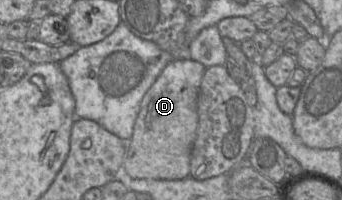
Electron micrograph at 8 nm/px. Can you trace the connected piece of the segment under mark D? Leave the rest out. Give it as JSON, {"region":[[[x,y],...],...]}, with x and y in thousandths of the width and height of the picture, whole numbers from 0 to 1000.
{"region":[[[512,290],[503,295],[474,350],[468,375],[459,385],[450,420],[439,435],[439,445],[424,470],[412,530],[409,555],[401,580],[389,680],[380,705],[363,705],[374,720],[374,745],[368,760],[368,780],[363,795],[360,835],[368,865],[386,895],[450,895],[450,900],[532,900],[550,890],[556,880],[556,795],[558,795],[558,760],[567,705],[576,680],[579,650],[579,560],[576,560],[576,500],[579,500],[579,465],[585,420],[596,375],[602,340],[594,320],[579,305],[561,300],[556,290]]]}

